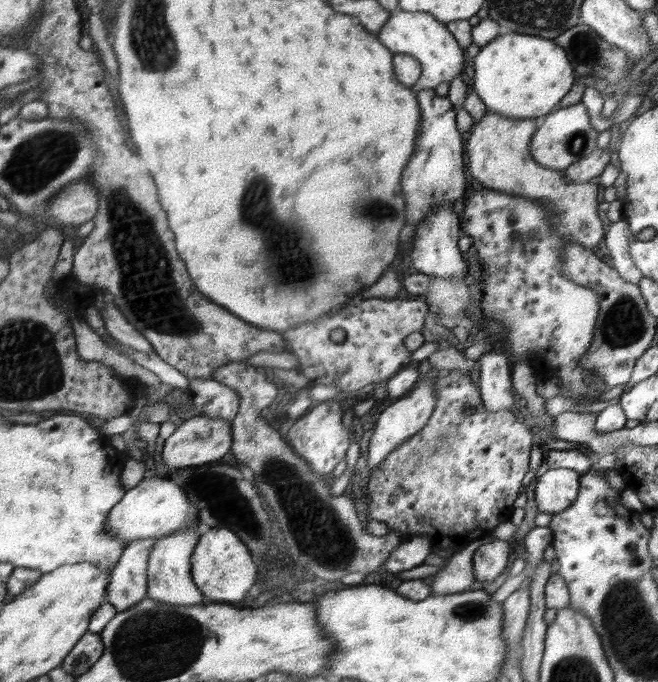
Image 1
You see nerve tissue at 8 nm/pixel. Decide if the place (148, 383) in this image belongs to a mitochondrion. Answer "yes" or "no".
no

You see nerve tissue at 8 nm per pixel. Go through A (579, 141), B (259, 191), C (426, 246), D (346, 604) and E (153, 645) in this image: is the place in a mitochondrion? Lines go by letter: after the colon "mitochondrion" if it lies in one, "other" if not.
A: mitochondrion
B: mitochondrion
C: other
D: other
E: mitochondrion

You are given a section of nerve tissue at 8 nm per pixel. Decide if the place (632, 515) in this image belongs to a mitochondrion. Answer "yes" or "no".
no

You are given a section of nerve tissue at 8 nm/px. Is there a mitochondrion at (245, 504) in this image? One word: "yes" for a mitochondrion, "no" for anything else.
yes

